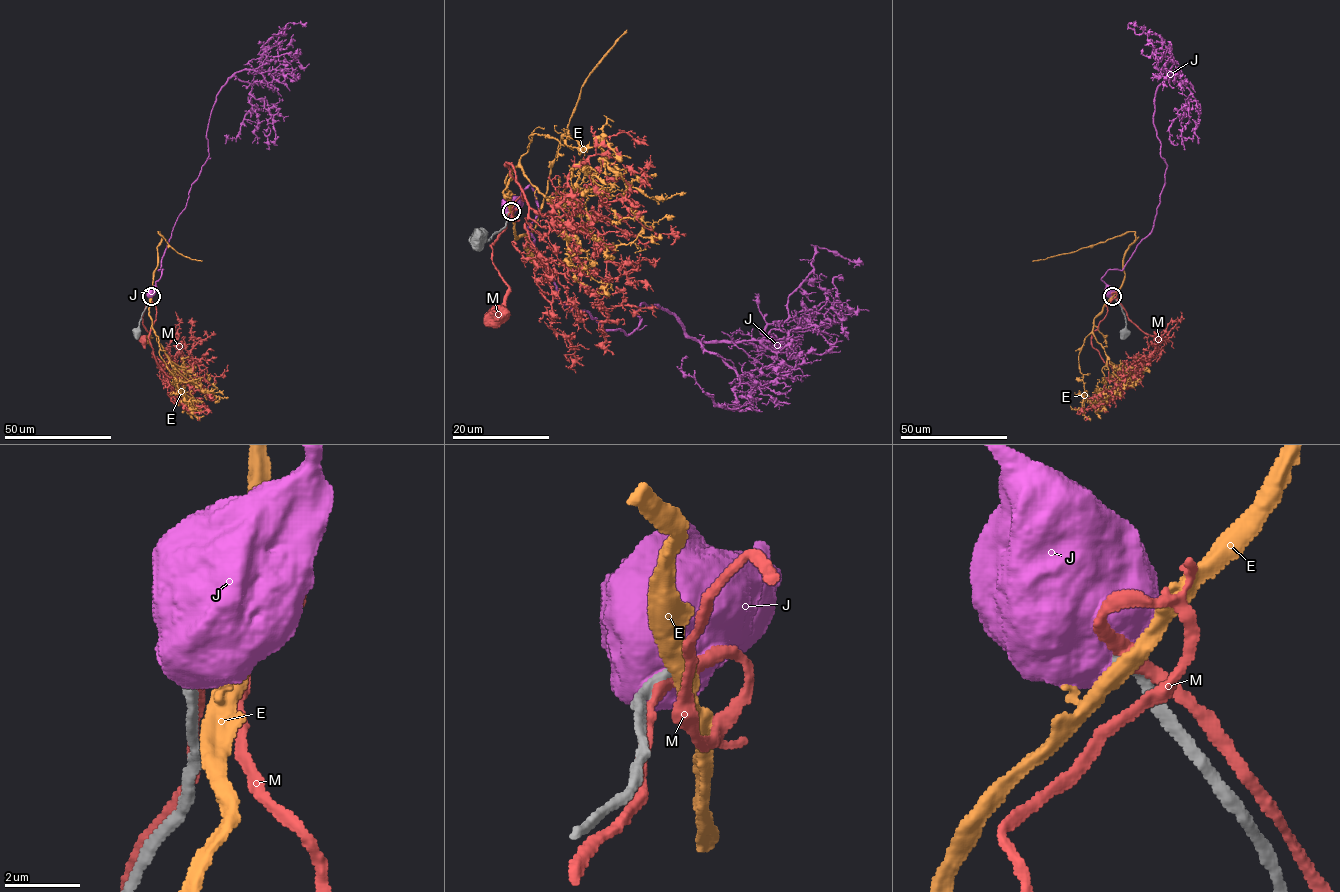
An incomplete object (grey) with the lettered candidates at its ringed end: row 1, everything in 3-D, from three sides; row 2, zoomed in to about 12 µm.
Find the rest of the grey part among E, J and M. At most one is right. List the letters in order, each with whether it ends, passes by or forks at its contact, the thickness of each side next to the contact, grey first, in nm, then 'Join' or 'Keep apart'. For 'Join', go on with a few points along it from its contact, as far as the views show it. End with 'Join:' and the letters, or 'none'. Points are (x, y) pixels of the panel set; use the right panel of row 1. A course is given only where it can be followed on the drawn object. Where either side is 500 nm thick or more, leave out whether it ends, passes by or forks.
E: It passes by. Thickness 280 nm (grey) against 480 nm. Keep apart
J: Thickness 320 nm (grey) against 800 nm. Keep apart
M: It passes by. Thickness 360 nm (grey) against 320 nm. Keep apart
Join: none

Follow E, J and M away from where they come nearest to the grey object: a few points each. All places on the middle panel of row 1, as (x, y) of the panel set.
E: (511, 212), (537, 263), (528, 237), (559, 141), (582, 84), (627, 29)
J: (508, 212), (513, 206), (509, 200)
M: (508, 213), (506, 227), (490, 246), (492, 264), (508, 285), (507, 299), (494, 310), (495, 314)

